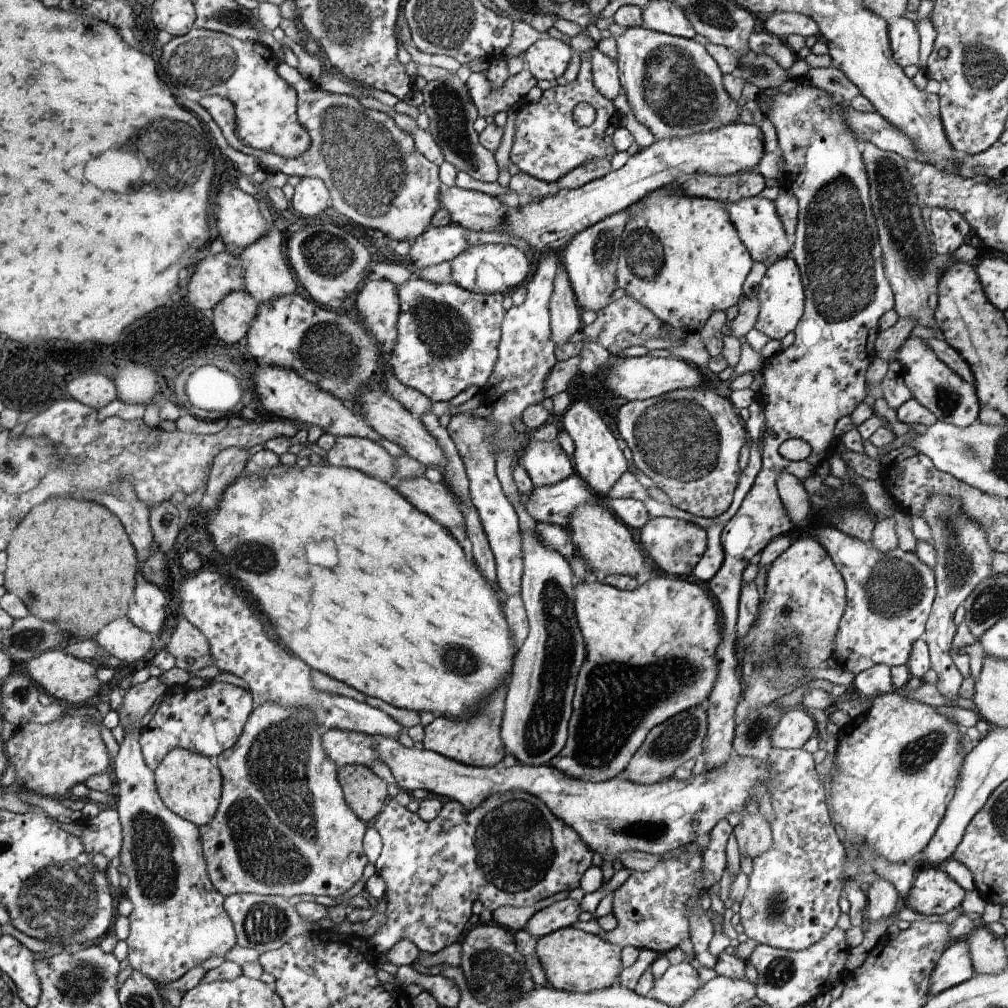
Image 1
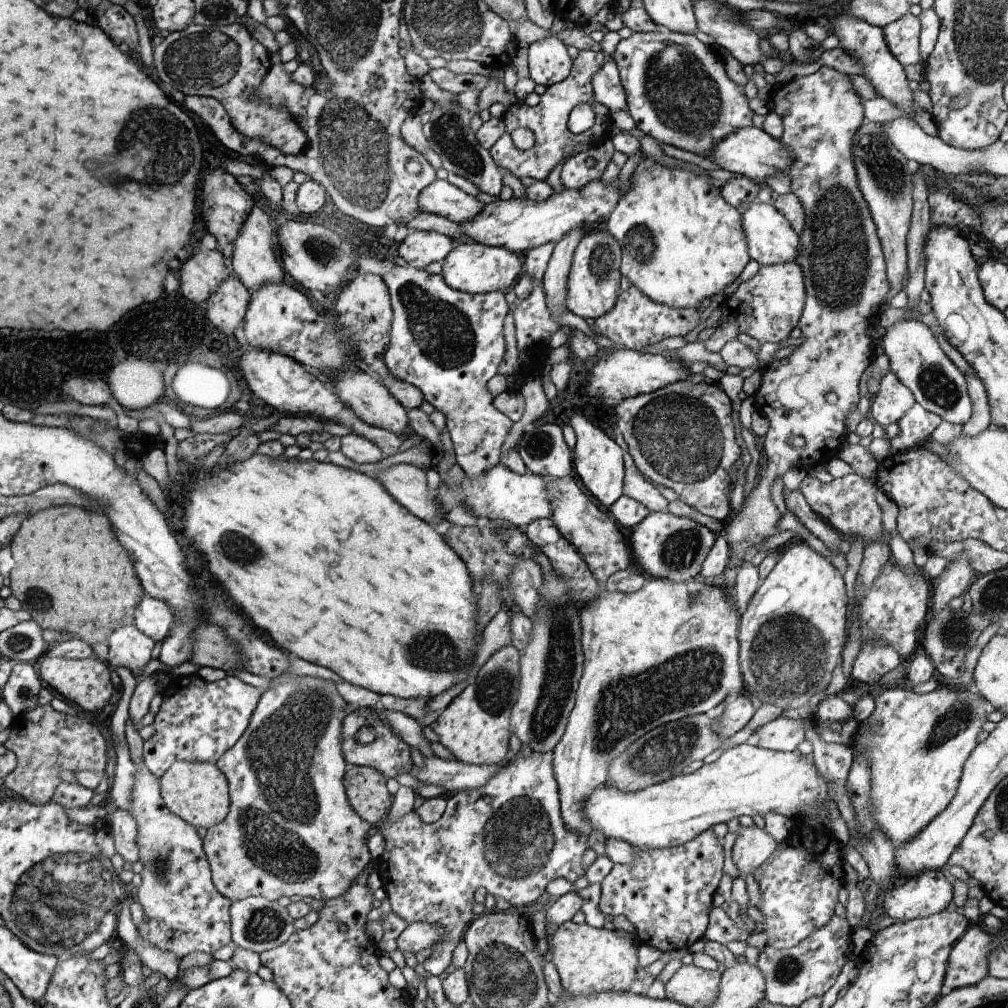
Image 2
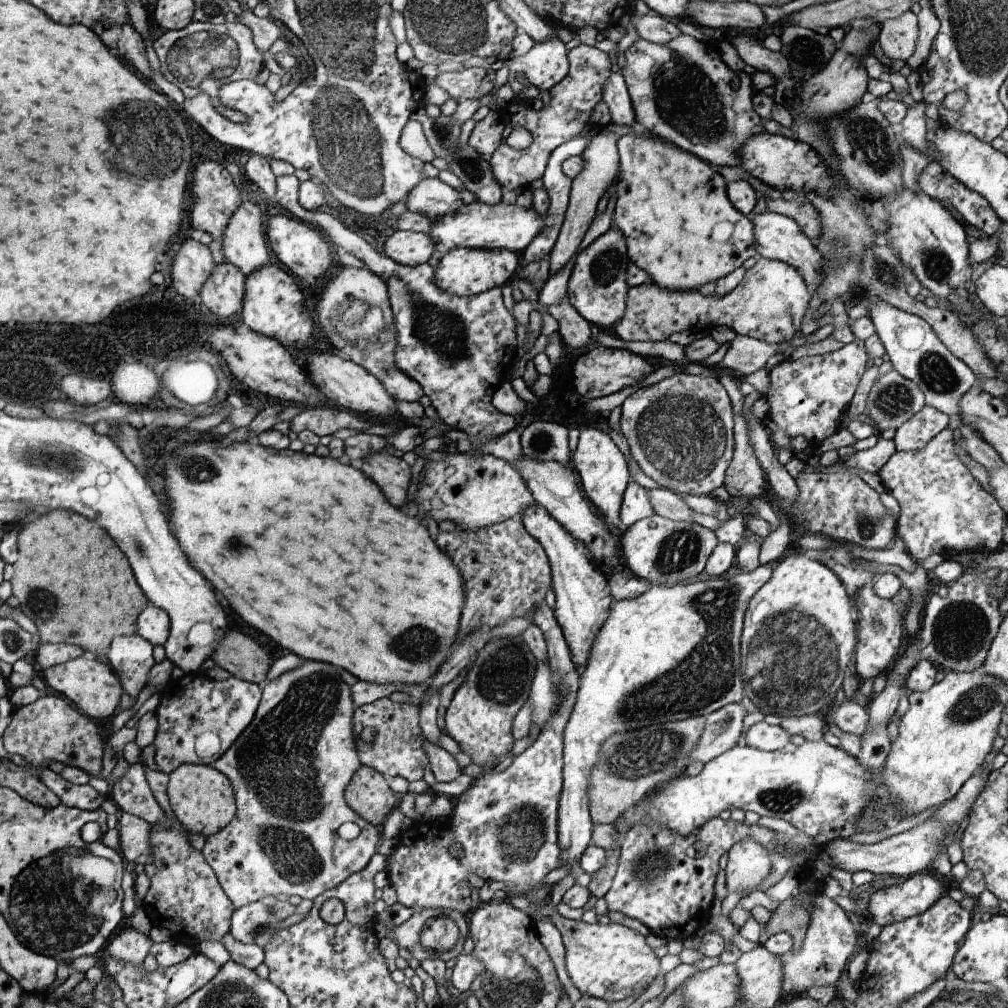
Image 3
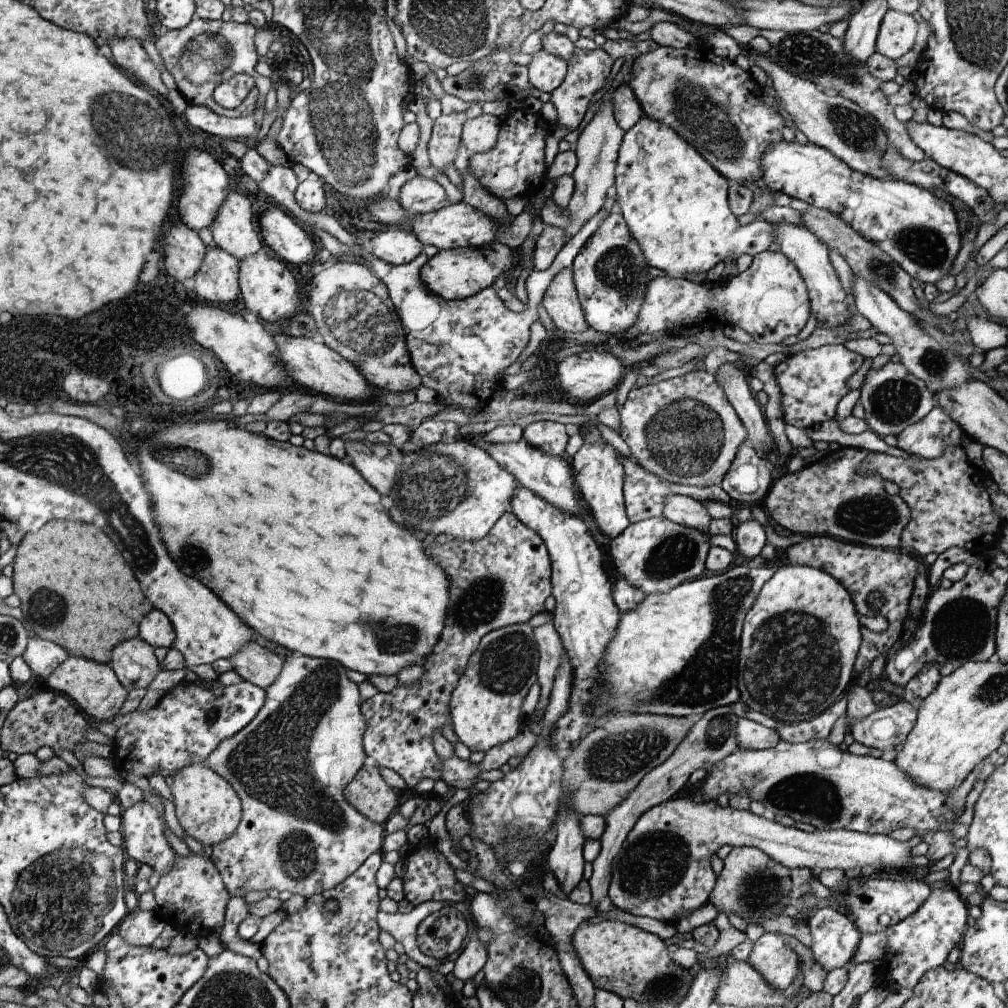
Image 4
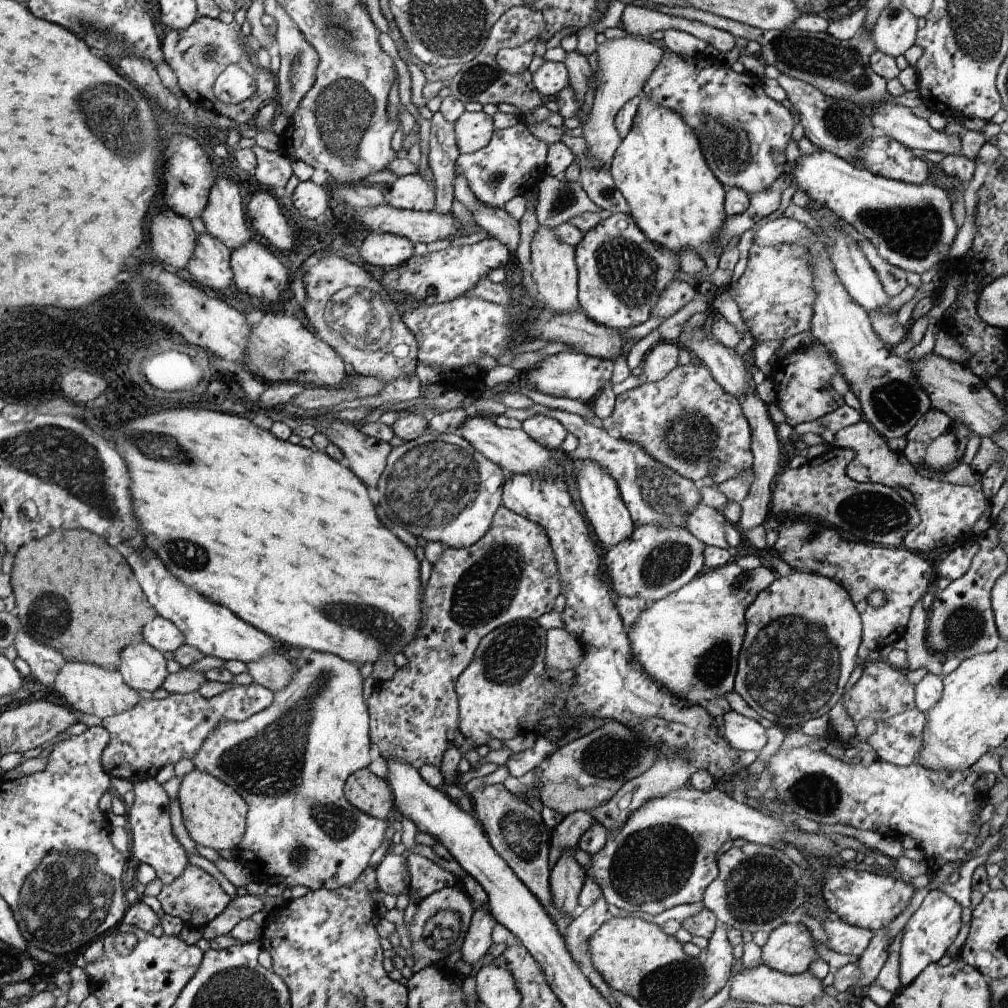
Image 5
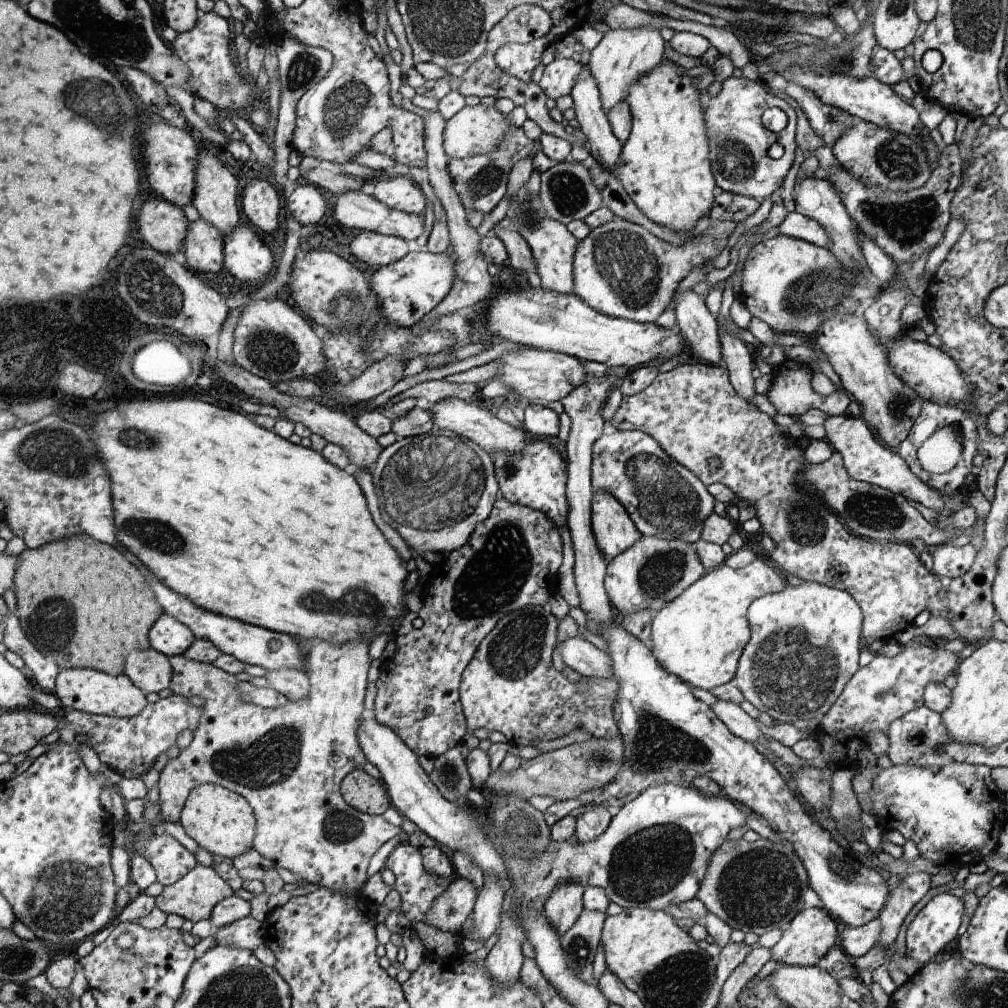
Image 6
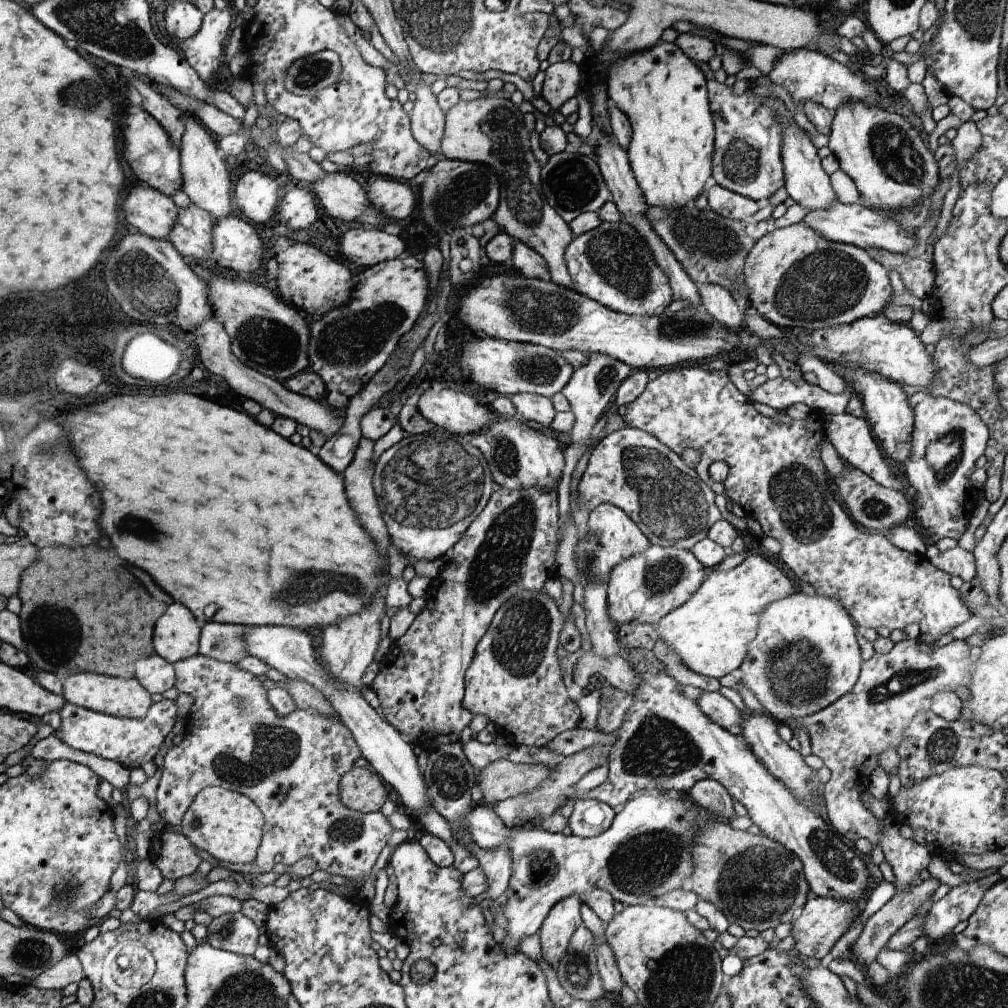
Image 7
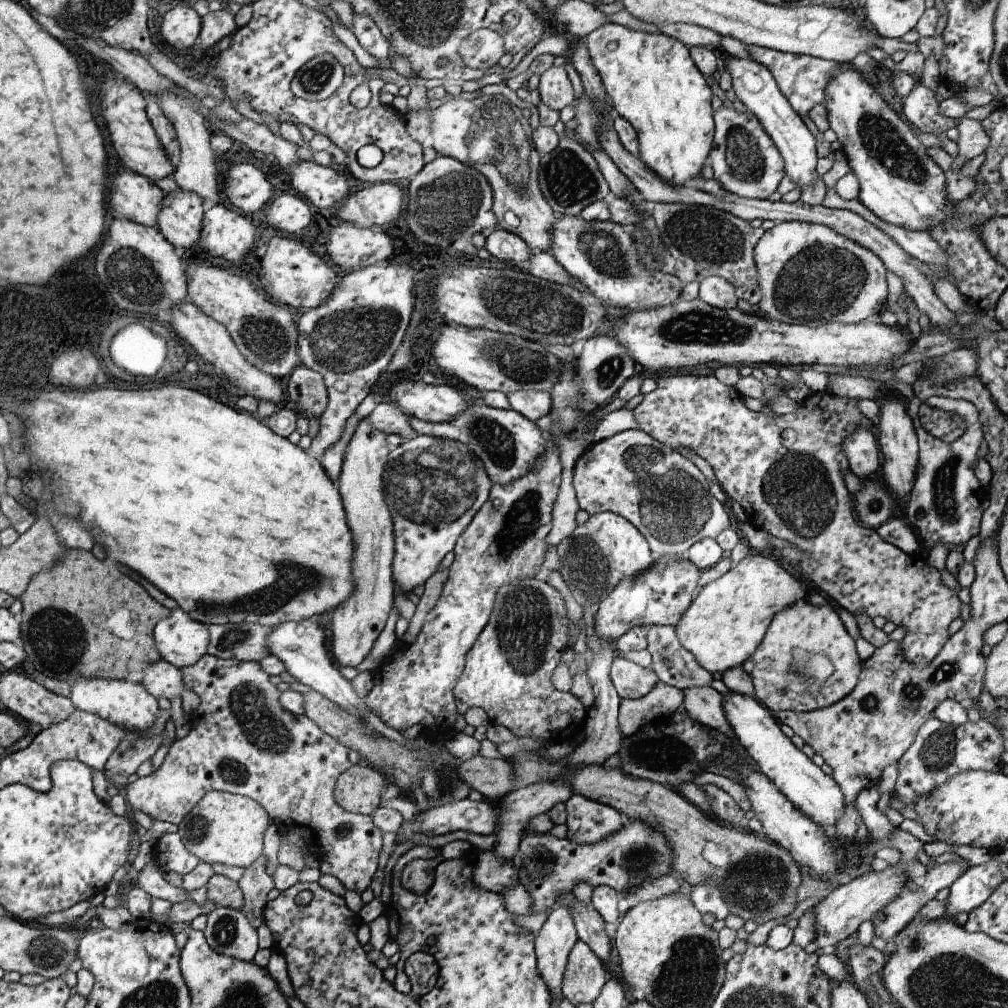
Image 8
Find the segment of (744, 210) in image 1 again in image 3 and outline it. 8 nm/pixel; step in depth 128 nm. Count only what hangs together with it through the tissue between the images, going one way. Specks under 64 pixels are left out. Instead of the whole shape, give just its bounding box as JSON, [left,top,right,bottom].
[753,210,822,289]

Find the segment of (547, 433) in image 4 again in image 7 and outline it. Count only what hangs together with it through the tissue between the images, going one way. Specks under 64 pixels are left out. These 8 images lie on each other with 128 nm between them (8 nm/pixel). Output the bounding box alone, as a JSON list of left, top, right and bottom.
[510,393,555,426]

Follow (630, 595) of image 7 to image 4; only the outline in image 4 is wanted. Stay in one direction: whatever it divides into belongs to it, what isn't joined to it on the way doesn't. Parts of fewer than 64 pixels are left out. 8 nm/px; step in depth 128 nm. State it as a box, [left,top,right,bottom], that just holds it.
[610,517,710,594]

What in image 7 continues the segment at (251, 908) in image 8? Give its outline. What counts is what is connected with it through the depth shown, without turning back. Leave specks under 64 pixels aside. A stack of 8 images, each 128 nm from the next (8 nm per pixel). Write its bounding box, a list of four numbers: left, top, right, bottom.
[154,654,392,889]

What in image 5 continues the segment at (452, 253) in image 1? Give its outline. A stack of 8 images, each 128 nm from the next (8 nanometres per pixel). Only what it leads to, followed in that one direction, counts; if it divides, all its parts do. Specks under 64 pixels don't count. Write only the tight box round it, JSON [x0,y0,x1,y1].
[360,233,414,270]

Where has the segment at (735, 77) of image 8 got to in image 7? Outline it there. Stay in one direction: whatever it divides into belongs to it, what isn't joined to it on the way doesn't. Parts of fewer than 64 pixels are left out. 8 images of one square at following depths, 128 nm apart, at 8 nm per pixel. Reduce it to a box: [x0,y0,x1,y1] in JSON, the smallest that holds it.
[784,121,837,210]

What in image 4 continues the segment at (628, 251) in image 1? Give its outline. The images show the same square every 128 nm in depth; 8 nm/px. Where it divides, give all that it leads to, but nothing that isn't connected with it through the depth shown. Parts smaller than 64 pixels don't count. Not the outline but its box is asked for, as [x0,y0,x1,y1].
[615,114,775,278]

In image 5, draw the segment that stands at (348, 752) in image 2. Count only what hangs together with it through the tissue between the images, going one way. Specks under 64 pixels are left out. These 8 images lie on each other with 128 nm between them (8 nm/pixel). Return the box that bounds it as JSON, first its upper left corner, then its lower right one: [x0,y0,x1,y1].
[370,504,560,768]

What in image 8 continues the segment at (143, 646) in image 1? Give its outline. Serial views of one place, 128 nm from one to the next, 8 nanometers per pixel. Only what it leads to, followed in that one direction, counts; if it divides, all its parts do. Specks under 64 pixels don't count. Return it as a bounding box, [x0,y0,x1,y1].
[141,661,185,700]

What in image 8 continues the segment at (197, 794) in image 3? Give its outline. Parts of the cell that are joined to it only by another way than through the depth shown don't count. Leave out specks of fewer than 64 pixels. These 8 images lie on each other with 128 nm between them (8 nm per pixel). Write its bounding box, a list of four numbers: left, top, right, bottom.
[177,791,268,869]

